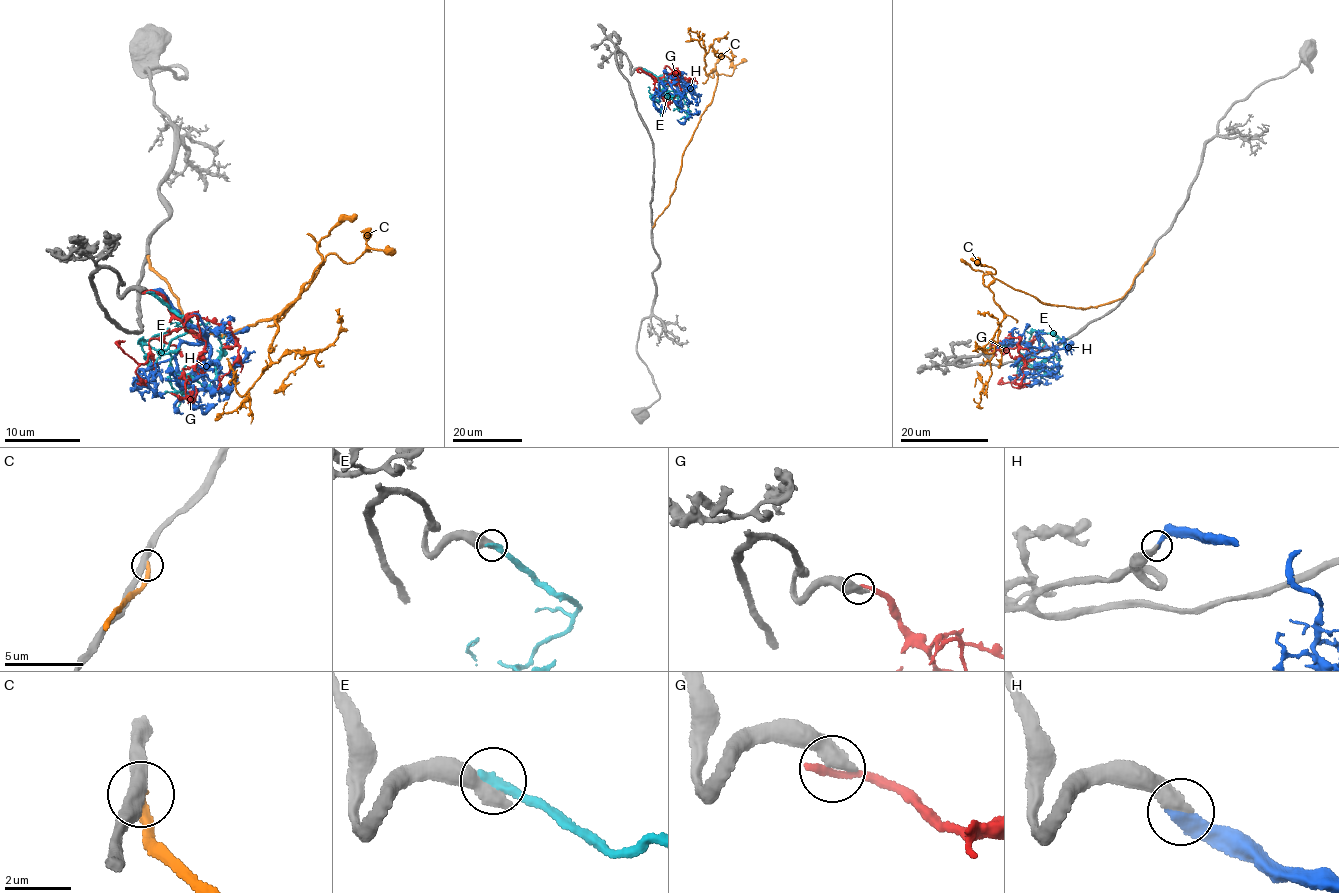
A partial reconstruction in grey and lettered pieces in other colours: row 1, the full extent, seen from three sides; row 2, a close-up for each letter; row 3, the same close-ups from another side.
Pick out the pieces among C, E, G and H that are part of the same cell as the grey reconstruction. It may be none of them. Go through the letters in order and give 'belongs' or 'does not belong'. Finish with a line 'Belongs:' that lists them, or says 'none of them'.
C: does not belong
E: does not belong
G: does not belong
H: belongs
Belongs: H

